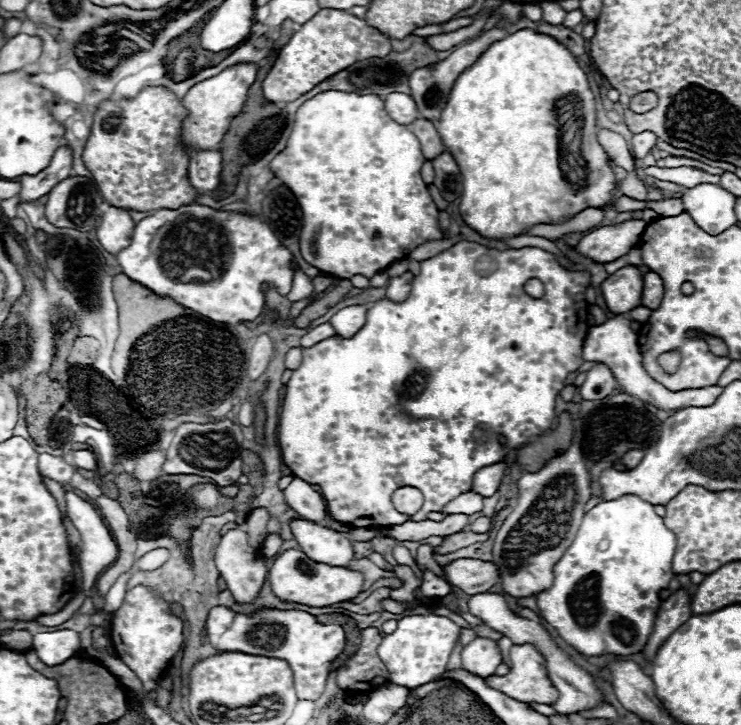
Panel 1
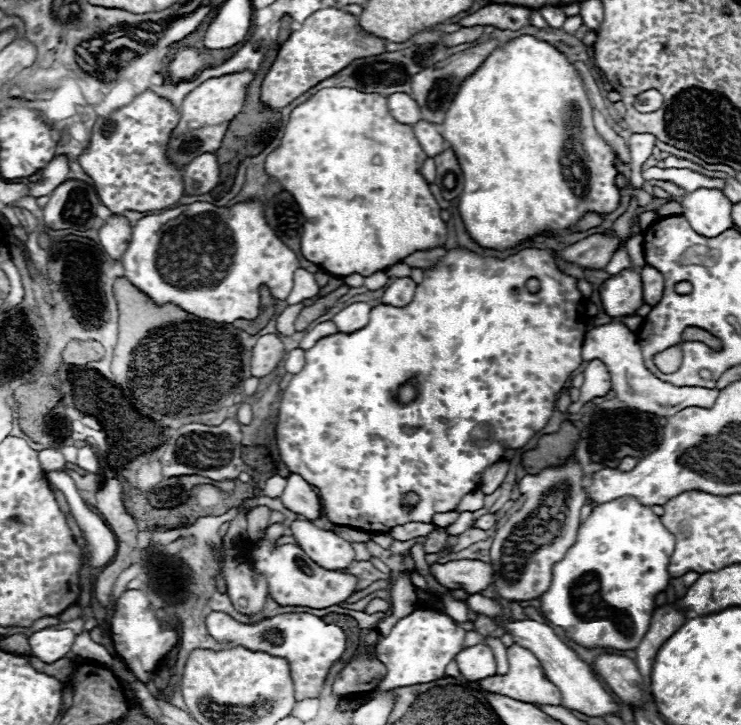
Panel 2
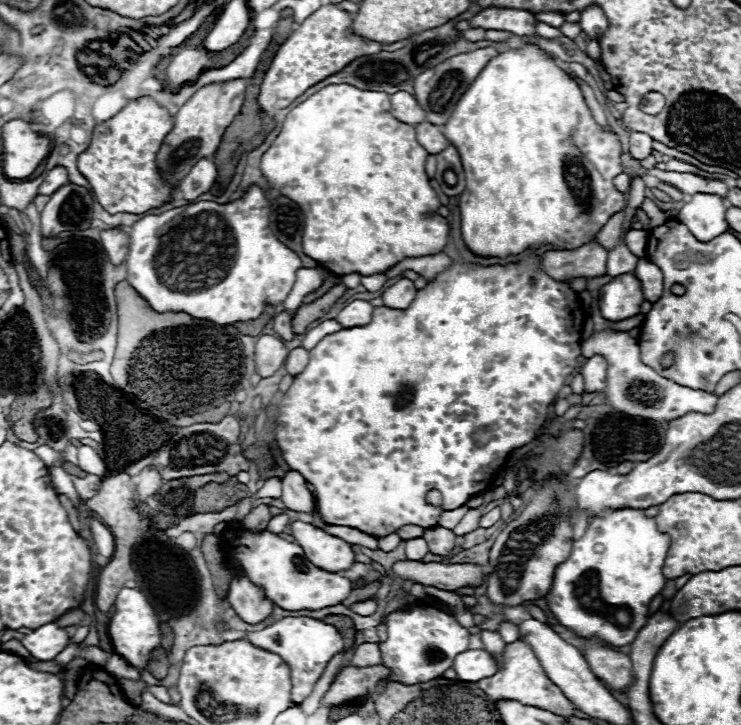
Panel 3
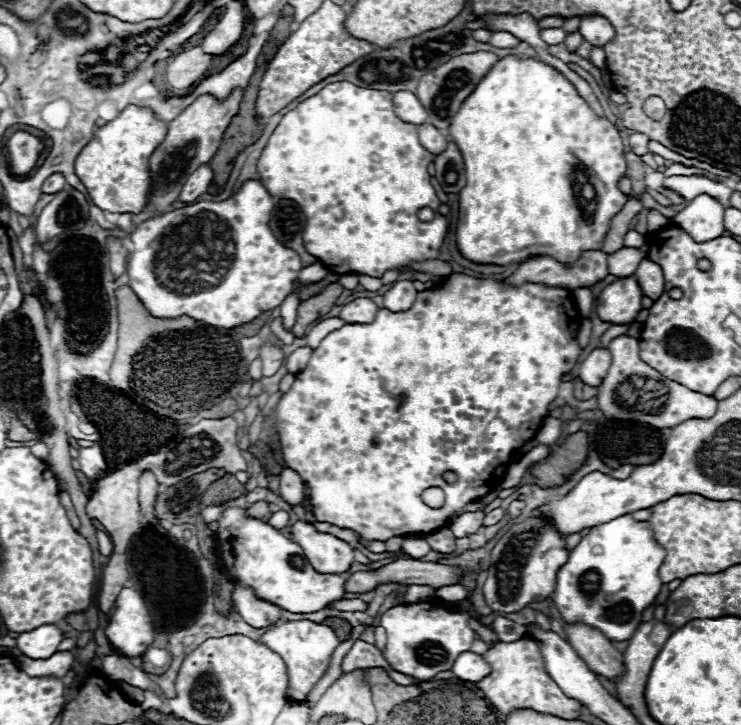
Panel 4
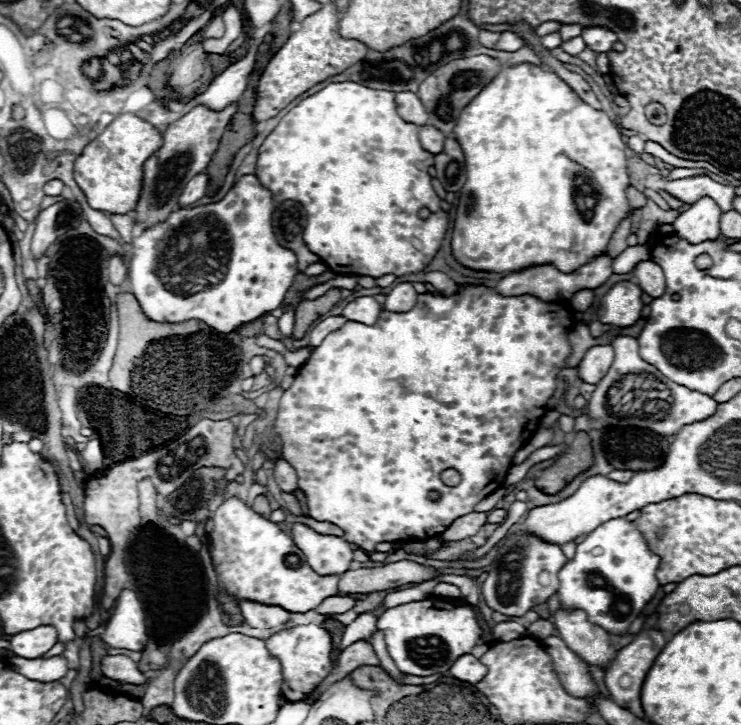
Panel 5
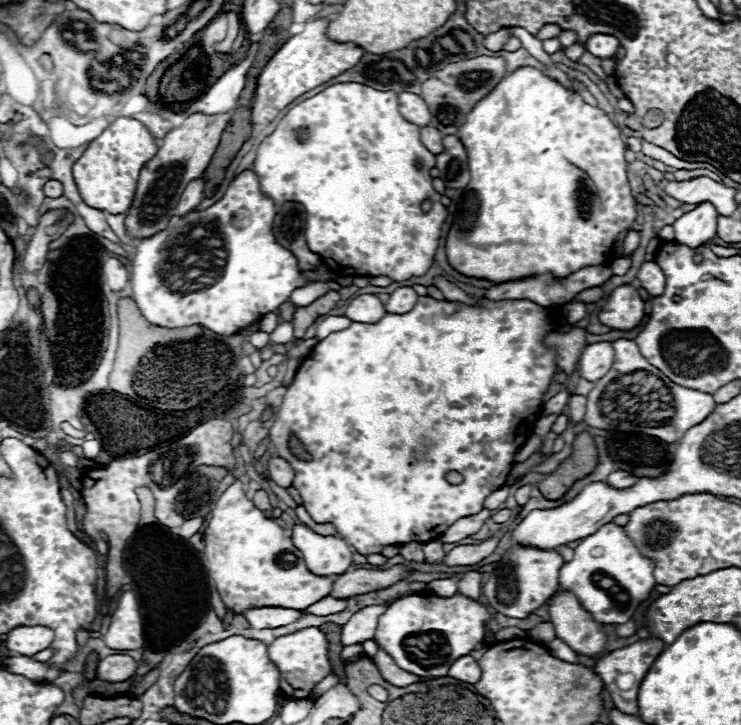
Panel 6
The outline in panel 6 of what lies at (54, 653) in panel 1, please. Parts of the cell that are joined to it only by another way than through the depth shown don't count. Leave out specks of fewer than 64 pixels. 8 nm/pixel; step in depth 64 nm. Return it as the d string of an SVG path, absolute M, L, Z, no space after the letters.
M18 626L6 634L6 648L20 656L34 656L46 650L54 640L54 632L46 626Z

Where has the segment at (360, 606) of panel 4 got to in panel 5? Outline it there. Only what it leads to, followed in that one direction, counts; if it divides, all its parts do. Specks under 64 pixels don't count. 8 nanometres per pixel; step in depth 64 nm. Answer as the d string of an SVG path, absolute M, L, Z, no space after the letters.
M330 596L326 598L318 608L314 608L318 614L342 614L354 606L354 600L350 596Z

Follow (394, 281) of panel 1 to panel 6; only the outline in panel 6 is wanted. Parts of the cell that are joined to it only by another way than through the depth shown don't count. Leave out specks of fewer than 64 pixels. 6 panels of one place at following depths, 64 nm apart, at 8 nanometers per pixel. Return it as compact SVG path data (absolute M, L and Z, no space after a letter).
M404 286L404 288L398 288L390 294L384 308L388 314L404 314L404 312L410 312L414 308L416 300L418 300L418 294L412 288Z

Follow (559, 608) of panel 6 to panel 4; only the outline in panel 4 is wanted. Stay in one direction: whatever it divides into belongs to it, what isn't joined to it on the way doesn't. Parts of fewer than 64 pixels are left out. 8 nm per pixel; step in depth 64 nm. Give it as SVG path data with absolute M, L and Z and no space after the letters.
M564 622L564 632L568 644L578 652L578 656L582 656L592 672L602 674L610 680L622 674L622 652L618 652L612 646L612 640L598 632L598 628L590 628L588 624Z

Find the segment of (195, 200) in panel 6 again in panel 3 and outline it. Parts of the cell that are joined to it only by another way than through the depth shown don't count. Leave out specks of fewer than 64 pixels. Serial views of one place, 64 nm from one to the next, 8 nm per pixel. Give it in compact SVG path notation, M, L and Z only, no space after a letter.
M202 158L200 162L196 162L196 166L190 170L190 174L182 180L180 184L180 192L186 200L196 200L200 194L208 192L216 180L216 166L212 160Z

